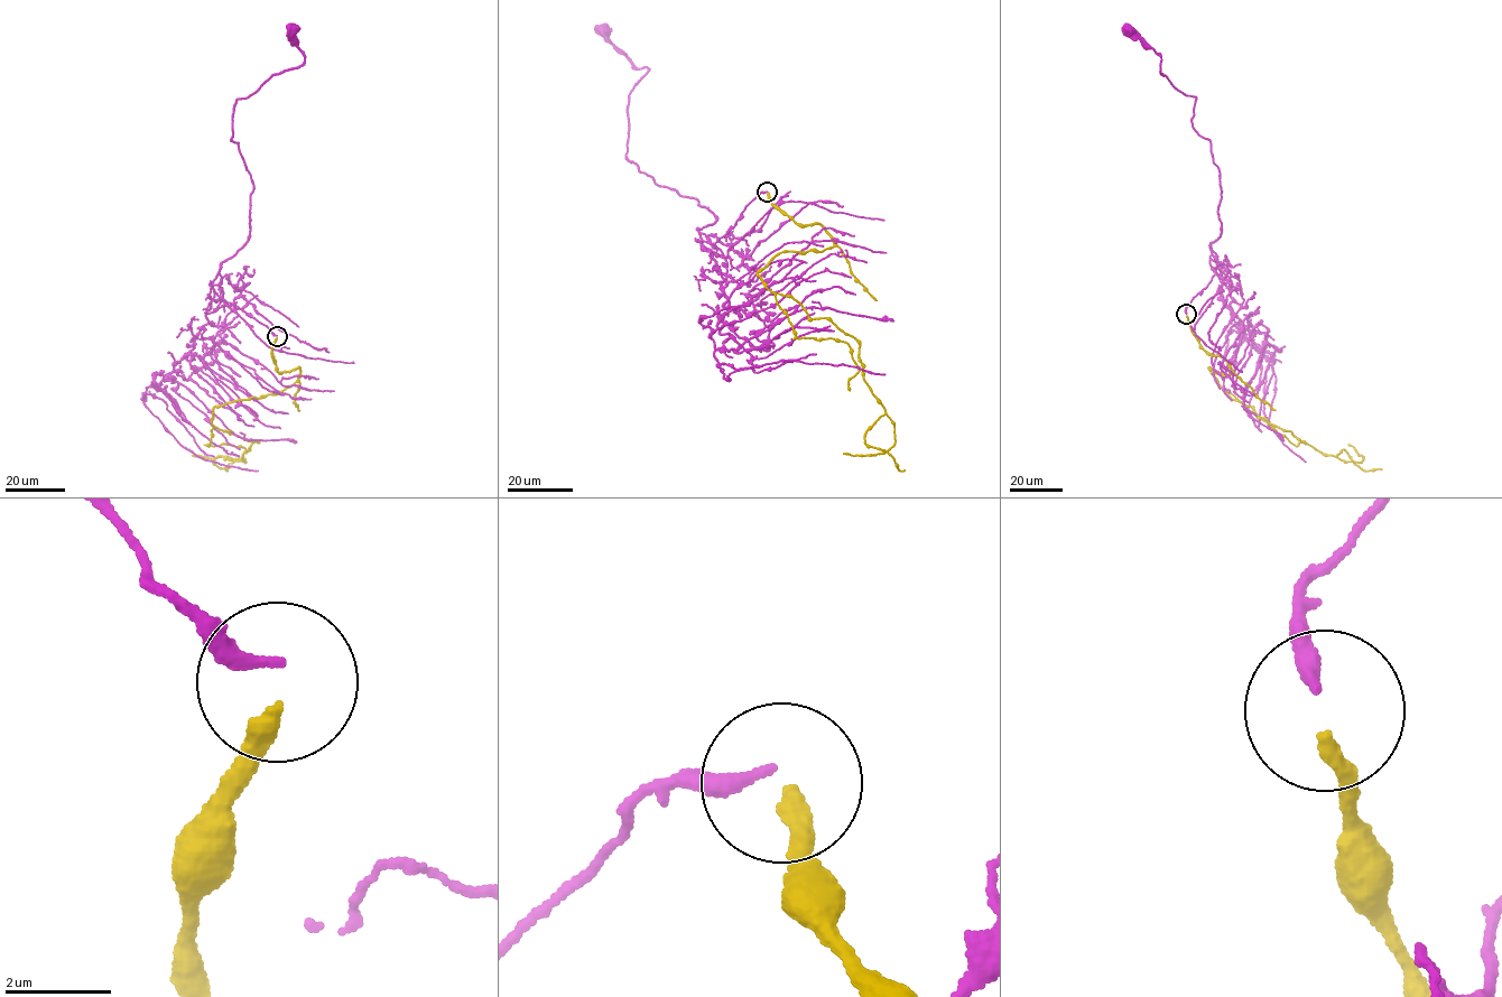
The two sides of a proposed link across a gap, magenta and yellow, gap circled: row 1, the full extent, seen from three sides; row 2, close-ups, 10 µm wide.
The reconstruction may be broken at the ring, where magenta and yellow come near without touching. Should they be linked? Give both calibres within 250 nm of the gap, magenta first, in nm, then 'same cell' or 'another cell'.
280/320 nm | another cell

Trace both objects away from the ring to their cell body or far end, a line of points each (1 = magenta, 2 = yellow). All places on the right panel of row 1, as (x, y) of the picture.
1: (1186, 314), (1217, 267), (1218, 168), (1193, 127), (1195, 98), (1127, 29)
2: (1186, 316), (1226, 361), (1226, 375), (1207, 367), (1233, 399), (1323, 454), (1381, 469)

